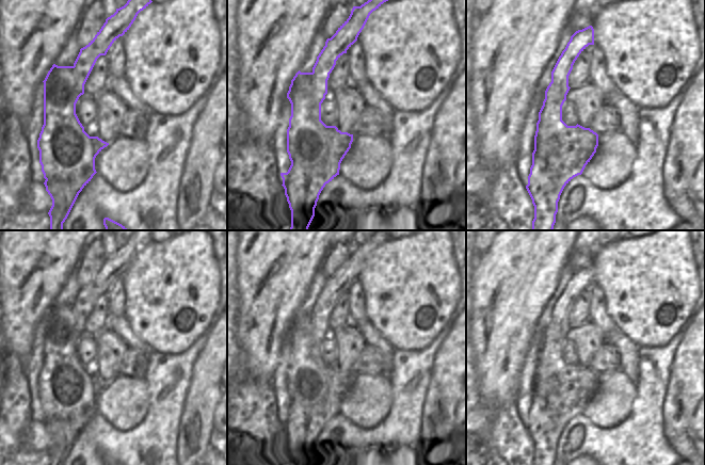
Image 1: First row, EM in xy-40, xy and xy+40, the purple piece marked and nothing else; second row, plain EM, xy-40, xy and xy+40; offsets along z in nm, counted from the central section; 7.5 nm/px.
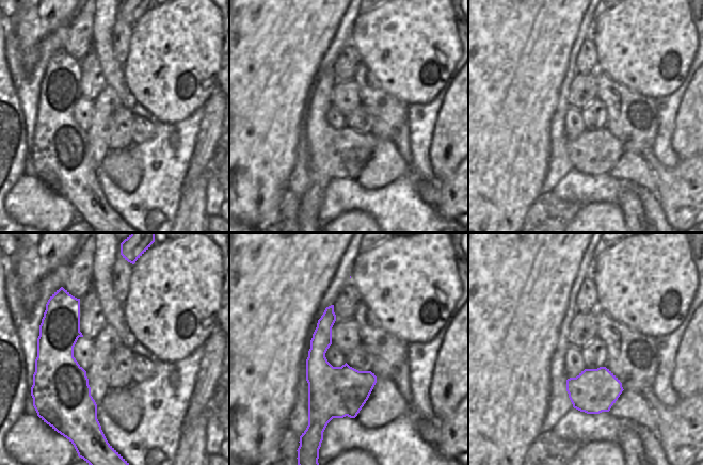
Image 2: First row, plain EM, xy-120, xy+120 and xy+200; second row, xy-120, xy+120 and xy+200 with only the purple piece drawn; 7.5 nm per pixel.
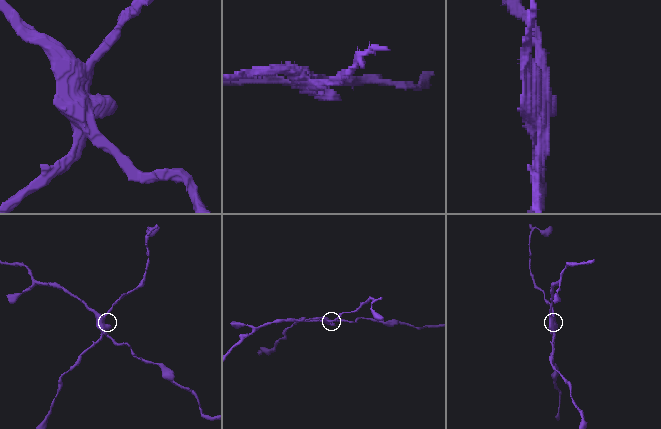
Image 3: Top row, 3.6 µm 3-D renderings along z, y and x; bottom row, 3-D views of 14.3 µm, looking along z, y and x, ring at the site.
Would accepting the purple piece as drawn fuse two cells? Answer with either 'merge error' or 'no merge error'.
merge error

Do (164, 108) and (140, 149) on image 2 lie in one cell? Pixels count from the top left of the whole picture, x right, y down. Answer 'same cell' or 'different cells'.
different cells

